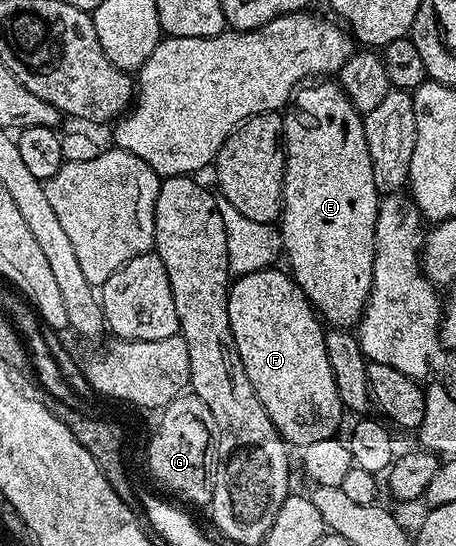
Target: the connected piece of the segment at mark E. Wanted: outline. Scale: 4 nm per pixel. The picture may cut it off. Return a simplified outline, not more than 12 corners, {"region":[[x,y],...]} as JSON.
{"region":[[332,79],[283,110],[292,280],[359,326],[382,200]]}

